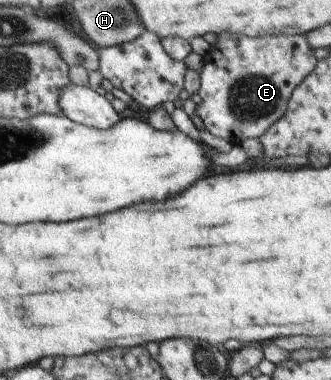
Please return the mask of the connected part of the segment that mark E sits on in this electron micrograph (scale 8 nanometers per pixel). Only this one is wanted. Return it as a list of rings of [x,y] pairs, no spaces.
[[[218,33],[215,43],[202,57],[197,91],[201,102],[196,105],[195,112],[205,130],[233,146],[243,139],[258,138],[285,113],[291,91],[311,73],[315,63],[313,50],[303,35],[252,38]]]

